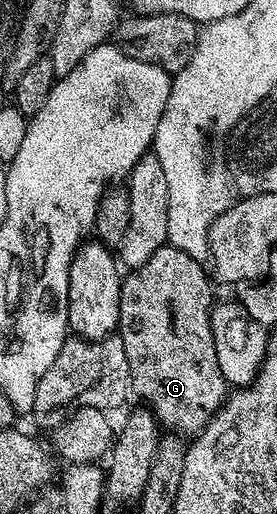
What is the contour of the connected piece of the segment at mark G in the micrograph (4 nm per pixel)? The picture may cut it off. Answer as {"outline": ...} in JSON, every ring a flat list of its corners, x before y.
{"outline":[[165,244,162,248,158,248,158,252,154,252,154,256,150,256,150,260,146,260,146,264,135,267,128,274,125,273,120,284,120,324,118,327,118,337,122,340,122,348,126,348,126,364,130,364,130,376,132,377,131,393,135,397,137,394,141,398,139,401,151,410,156,421,165,431,175,432,180,436,195,436,199,434,205,424,215,414,221,413,222,407,226,402,226,395,230,390,228,383,224,381,222,372,218,368,218,352,214,352,214,332,210,328,210,316,212,315,214,305,211,281,213,282,213,279,210,277,209,271,201,259]]}

